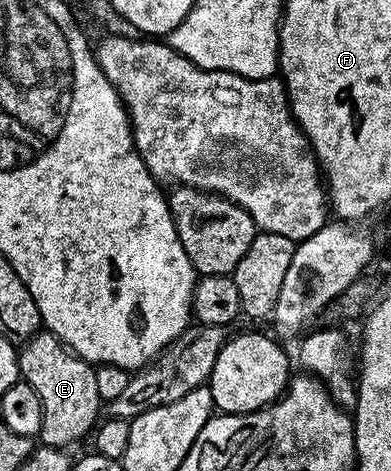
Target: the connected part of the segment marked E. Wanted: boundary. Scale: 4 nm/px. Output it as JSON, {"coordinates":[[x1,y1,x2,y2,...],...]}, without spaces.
{"coordinates":[[42,330,20,345,17,367,20,379,26,380,35,394,39,394,39,402,43,402,43,426,39,437,42,445,68,449,69,444,94,431,99,420,97,411,103,408,99,389,95,387,94,365,70,352,55,334]]}

